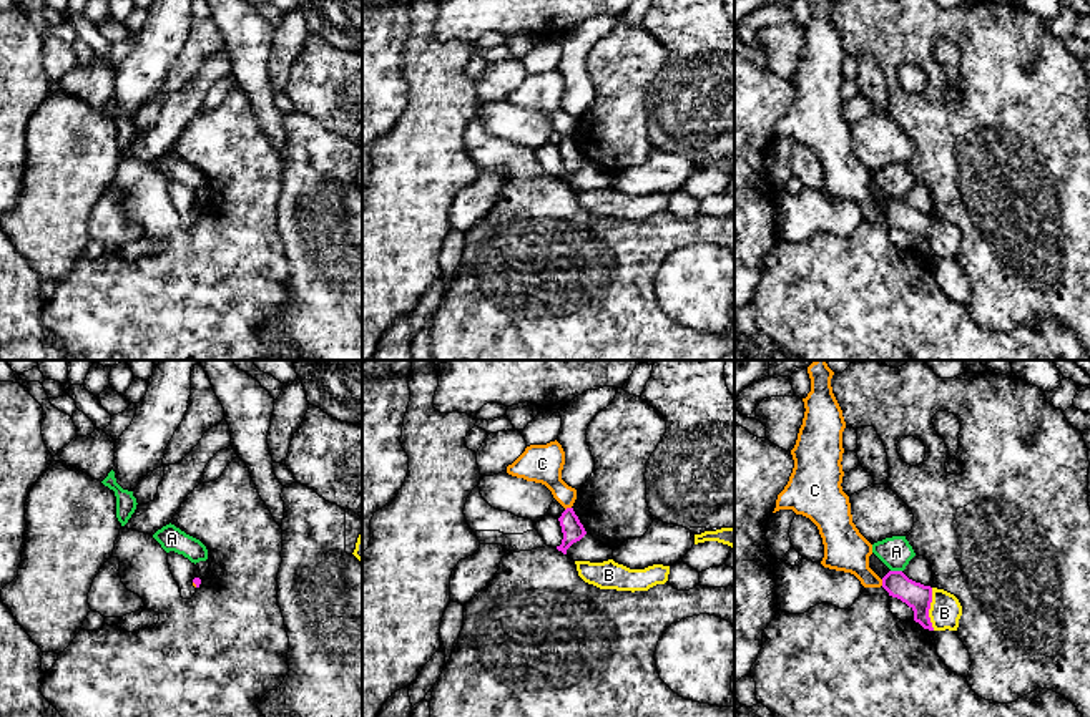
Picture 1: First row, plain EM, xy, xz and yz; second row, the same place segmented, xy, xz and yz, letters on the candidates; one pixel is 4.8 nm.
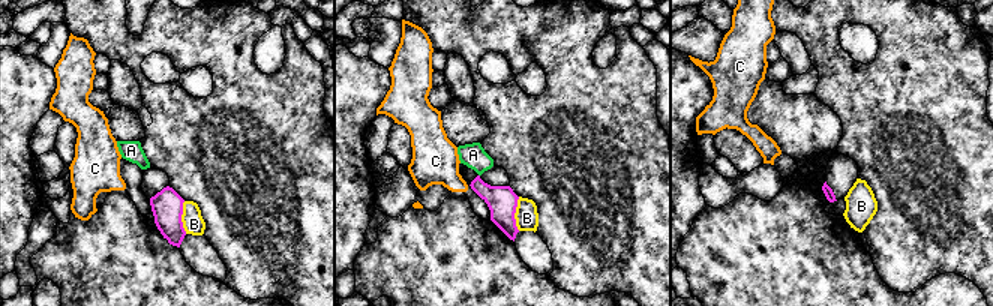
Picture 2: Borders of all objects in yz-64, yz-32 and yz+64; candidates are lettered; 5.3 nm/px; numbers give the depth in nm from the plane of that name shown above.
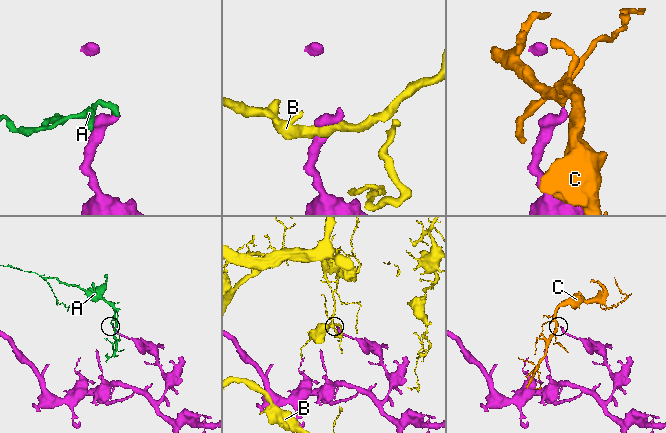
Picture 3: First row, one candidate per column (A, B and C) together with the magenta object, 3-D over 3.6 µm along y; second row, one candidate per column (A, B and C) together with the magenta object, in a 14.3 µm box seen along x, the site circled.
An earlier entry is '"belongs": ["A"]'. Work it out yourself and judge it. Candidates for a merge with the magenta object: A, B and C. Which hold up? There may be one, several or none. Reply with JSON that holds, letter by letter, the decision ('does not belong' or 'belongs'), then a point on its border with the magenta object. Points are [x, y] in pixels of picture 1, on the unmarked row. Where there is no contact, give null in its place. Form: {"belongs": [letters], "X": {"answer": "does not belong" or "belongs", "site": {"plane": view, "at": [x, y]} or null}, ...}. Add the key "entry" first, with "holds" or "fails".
{"entry": "fails", "belongs": [], "A": {"answer": "does not belong", "site": {"plane": "yz", "at": [896, 199]}}, "B": {"answer": "does not belong", "site": {"plane": "yz", "at": [929, 236]}}, "C": {"answer": "does not belong", "site": {"plane": "xz", "at": [567, 136]}}}

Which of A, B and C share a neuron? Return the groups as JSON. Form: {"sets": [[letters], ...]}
{"sets": [["A"], ["B"], ["C"]]}

